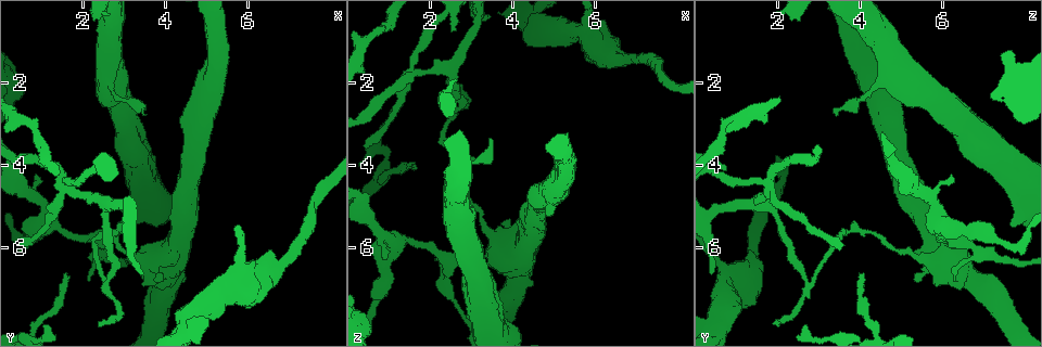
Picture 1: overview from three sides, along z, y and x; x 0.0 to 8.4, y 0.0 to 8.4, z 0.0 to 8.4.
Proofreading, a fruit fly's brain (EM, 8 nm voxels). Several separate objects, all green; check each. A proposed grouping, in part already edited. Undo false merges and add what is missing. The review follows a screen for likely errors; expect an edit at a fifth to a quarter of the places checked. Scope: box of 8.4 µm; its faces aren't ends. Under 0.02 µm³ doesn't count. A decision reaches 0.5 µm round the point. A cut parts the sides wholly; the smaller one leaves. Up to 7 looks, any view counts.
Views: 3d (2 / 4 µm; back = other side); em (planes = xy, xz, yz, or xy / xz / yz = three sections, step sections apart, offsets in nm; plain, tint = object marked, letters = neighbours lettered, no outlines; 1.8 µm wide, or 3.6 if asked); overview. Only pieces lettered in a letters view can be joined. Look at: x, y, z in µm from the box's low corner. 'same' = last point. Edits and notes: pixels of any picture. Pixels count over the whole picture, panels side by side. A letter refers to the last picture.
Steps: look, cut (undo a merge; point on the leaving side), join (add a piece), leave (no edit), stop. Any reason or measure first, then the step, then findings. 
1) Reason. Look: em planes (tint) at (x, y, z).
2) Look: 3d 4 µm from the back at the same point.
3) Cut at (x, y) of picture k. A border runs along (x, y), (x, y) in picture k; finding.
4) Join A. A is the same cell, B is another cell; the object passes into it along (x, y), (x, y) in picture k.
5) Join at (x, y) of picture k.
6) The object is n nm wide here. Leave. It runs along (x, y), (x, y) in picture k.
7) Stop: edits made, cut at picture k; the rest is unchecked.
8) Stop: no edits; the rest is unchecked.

Look: em planes (letters) at (3.50, 2.80, 3.45).

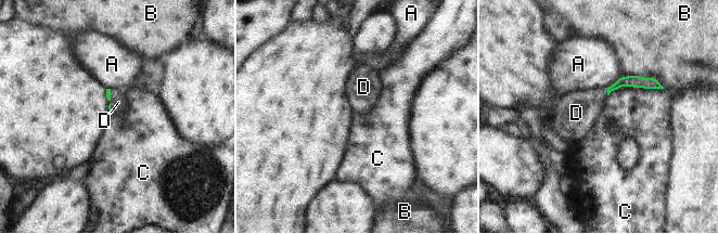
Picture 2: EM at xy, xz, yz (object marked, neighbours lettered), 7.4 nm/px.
Join D. D is the same cell, A, B and C are other cells; the object passes into it along (636, 81), (607, 92), (579, 111) in picture 2; the neuron continues.

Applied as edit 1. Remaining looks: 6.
Look: overview.

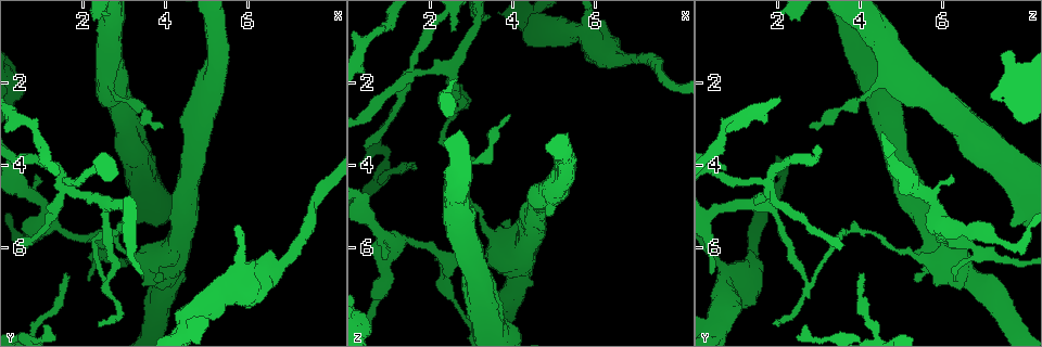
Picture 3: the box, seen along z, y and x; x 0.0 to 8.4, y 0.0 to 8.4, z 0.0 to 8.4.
Calibre changes. Look: em 3.6 µm planes (tint) at (3.65, 6.35, 6.05).

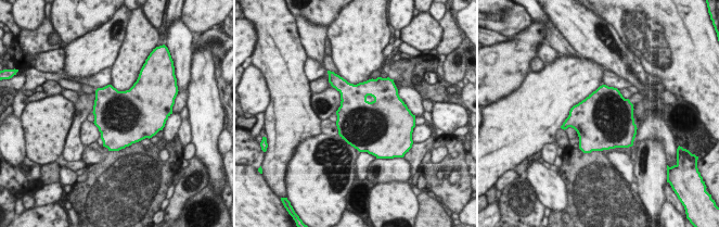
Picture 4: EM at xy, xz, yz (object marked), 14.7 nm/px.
Look: em 3.6 µm planes (letters) at the same point.

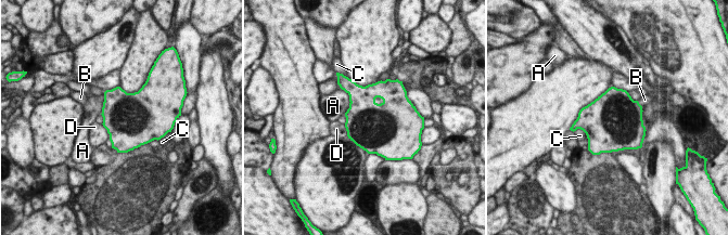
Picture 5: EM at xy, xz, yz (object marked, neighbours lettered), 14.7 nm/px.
The longest contact is with A, 400 nm. Leave. A, B, C and D are other cells; a border runs along (341, 88), (348, 95), (345, 114) in picture 5; one neuron here.

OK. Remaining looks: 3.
Look: 3d 4 µm at (2.90, 5.35, 7.65).

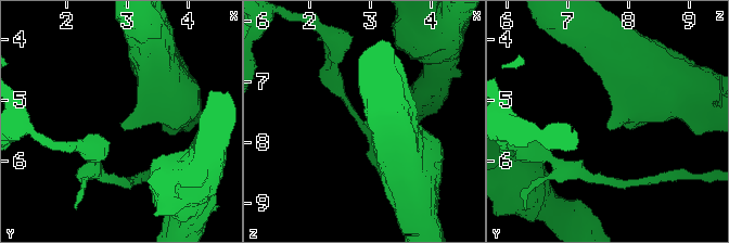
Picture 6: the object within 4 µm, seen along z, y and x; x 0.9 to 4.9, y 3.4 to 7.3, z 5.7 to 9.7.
Look: em planes (plain) at (2.85, 5.40, 7.65).

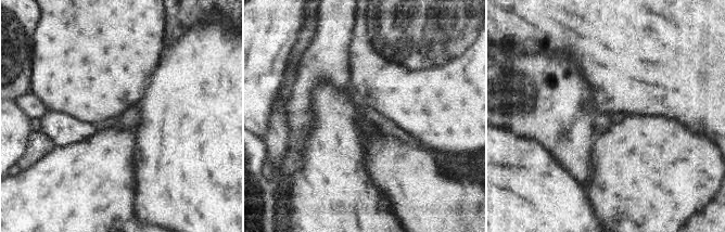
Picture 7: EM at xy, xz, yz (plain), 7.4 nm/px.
Look: em planes (letters) at the same point.

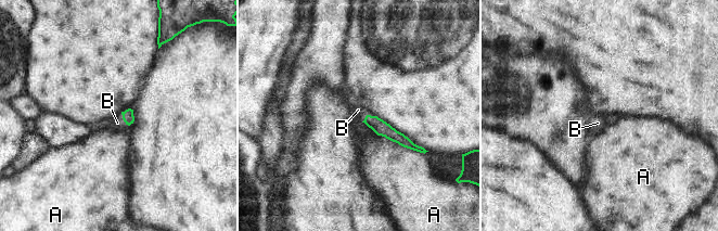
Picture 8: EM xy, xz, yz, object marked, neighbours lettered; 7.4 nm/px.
The longest contact is with A, 380 nm. Join B. B is the same cell, A is another cell; the object passes into it along (128, 117), (124, 119), (117, 123) in picture 8; it goes on there.

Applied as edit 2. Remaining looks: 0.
Stop: edits made, join at picture 2, join at picture 8; the rest is unchecked.

